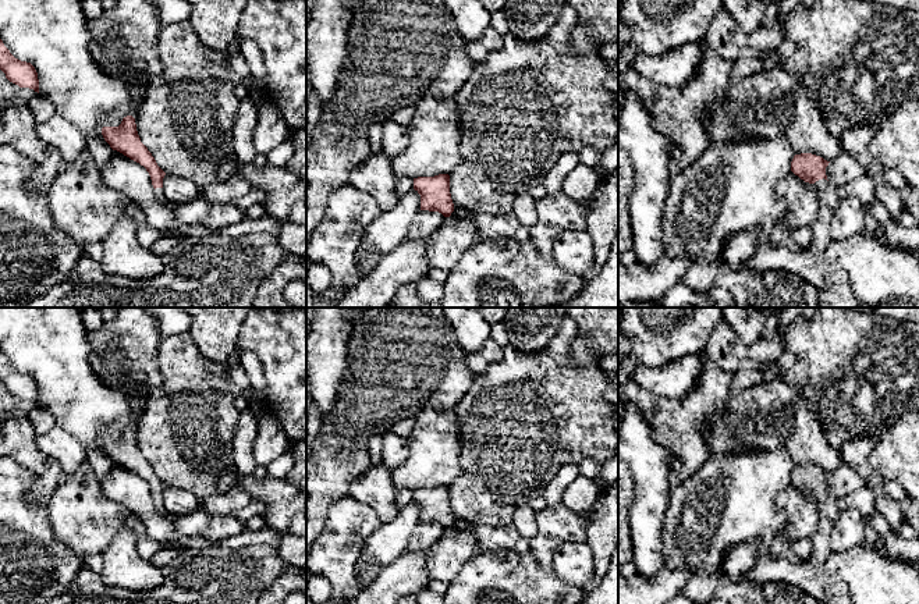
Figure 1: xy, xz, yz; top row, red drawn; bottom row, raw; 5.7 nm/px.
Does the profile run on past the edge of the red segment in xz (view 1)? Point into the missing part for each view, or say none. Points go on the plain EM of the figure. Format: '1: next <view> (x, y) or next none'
1: next none

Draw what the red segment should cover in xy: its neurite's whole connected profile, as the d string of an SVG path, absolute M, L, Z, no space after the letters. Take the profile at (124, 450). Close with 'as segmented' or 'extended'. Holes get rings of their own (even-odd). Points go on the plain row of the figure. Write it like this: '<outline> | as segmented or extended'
M132 427L124 429L118 438L103 438L102 447L113 462L123 465L146 480L155 501L163 500L166 484L157 477L152 465L141 454Z | as segmented

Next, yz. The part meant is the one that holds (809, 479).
M812 465L795 466L791 473L791 483L801 491L815 495L819 491L827 491L826 479L830 473Z | as segmented

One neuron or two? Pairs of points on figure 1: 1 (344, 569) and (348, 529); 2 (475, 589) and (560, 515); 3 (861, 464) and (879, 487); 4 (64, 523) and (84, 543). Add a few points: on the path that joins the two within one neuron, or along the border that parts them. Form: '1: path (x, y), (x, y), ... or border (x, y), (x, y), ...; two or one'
1: path (344, 560), (348, 539); one
2: path (499, 585), (547, 539); one
3: path (863, 469), (876, 482); one
4: path (68, 528), (80, 539); one

